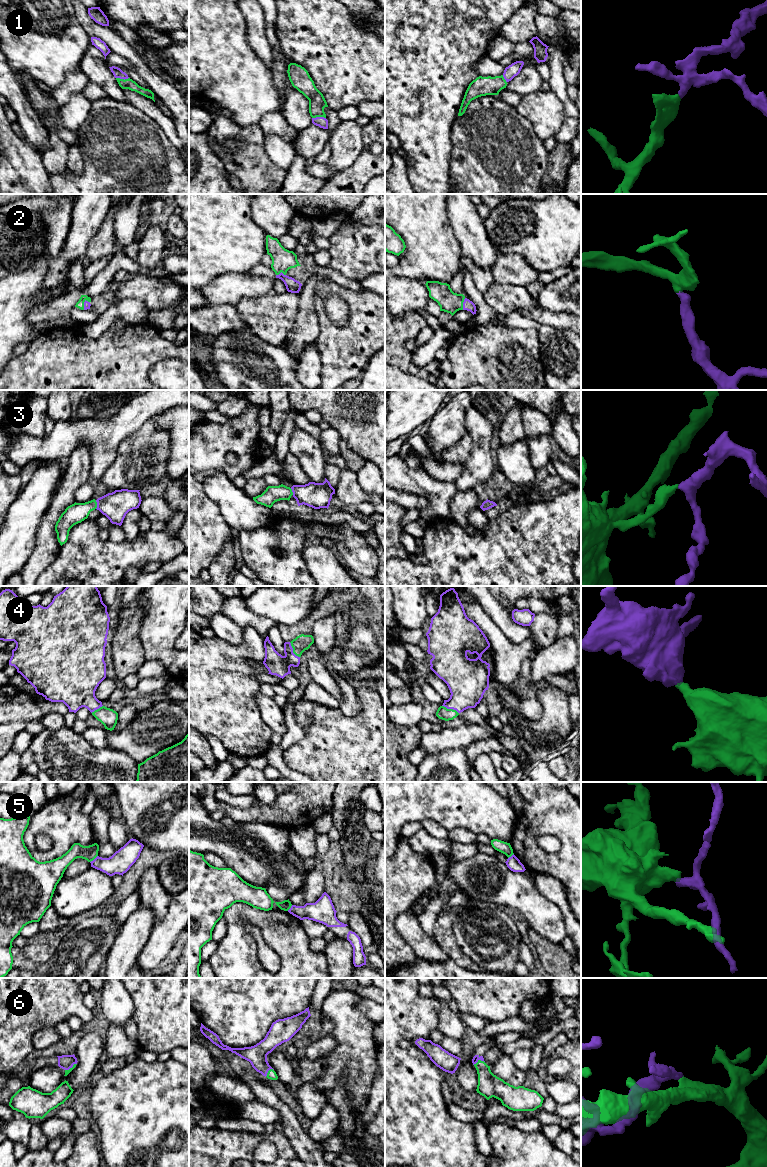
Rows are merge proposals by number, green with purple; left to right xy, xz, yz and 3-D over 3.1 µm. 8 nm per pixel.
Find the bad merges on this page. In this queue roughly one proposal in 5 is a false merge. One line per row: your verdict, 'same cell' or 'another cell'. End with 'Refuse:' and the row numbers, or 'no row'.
1: same cell
2: same cell
3: same cell
4: same cell
5: another cell
6: same cell
Refuse: 5

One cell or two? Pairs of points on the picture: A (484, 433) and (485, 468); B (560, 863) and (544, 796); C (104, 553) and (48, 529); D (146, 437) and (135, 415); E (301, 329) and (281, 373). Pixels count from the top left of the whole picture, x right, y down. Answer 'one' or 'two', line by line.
A: one
B: one
C: two
D: two
E: two

